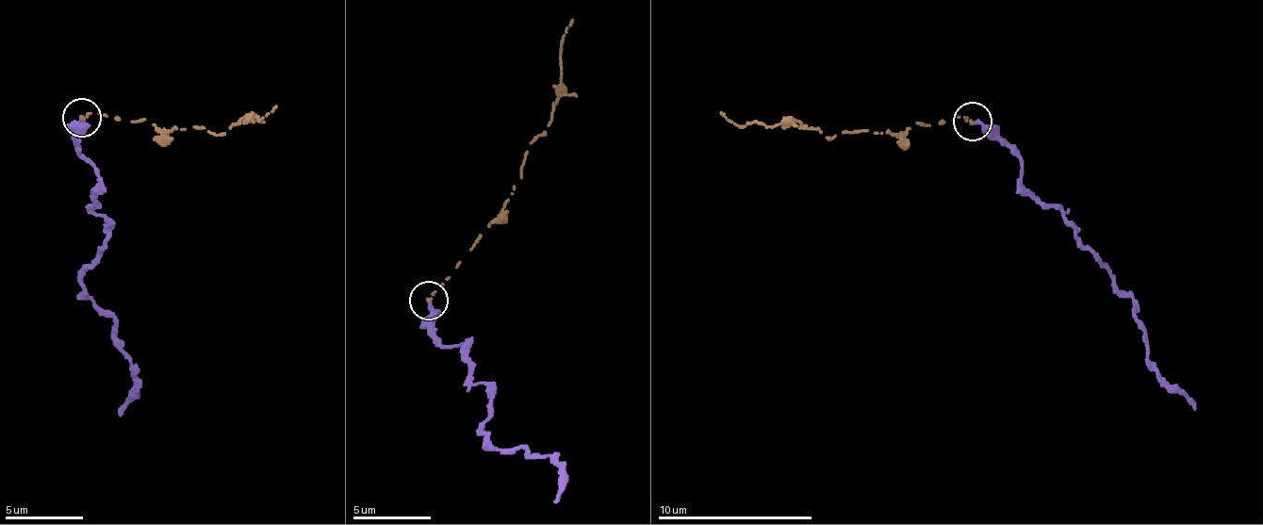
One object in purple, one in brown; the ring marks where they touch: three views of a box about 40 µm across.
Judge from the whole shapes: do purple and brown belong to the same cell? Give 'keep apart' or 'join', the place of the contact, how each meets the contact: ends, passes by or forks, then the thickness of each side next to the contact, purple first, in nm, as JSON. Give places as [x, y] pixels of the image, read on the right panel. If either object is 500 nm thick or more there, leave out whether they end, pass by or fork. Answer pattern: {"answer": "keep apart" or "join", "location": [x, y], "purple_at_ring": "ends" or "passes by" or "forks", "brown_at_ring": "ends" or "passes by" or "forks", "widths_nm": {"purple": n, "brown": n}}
{"answer": "keep apart", "location": [972, 122], "purple_at_ring": "ends", "brown_at_ring": "ends", "widths_nm": {"purple": 320, "brown": 240}}

